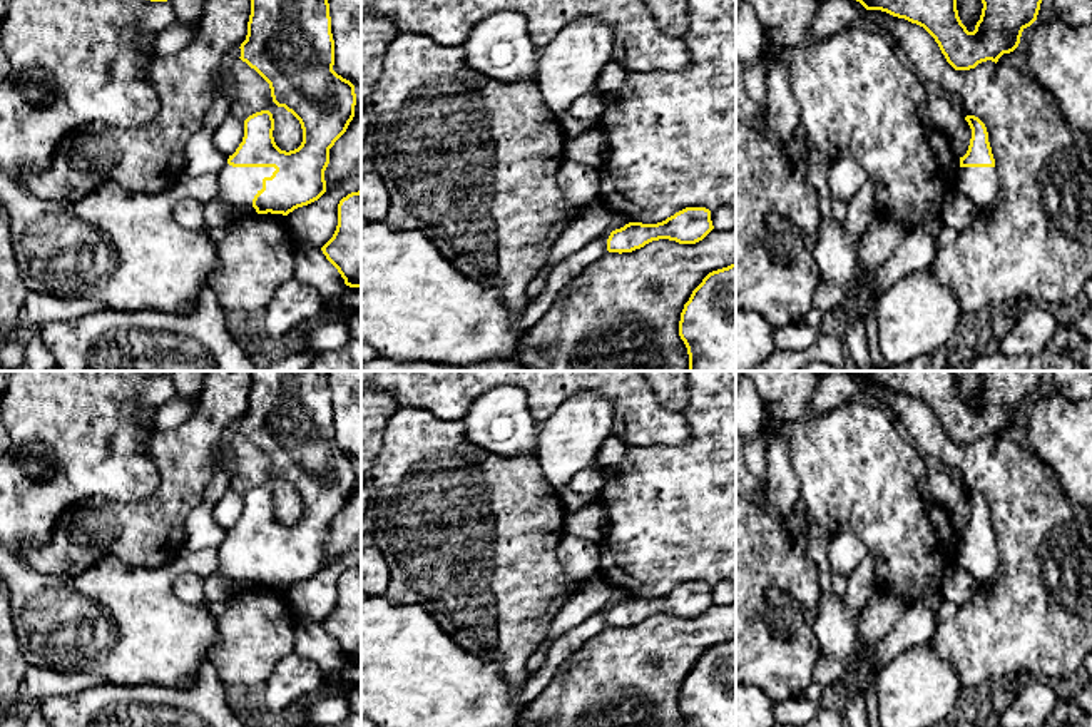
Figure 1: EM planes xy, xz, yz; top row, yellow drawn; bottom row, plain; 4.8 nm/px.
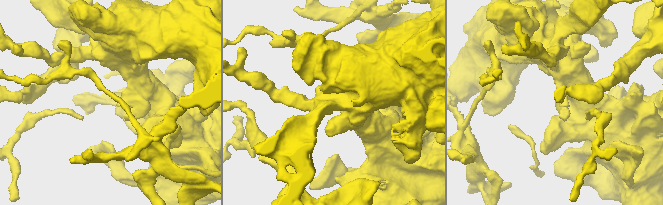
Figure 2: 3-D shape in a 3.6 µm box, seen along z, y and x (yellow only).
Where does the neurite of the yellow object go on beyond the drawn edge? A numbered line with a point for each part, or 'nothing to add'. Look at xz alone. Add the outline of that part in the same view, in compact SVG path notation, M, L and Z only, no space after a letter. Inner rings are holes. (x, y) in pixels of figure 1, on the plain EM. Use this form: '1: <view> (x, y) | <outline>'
nothing to add

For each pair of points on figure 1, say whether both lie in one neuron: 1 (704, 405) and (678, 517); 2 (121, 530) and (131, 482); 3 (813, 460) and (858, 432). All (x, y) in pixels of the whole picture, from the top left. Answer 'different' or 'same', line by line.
1: same
2: different
3: same

